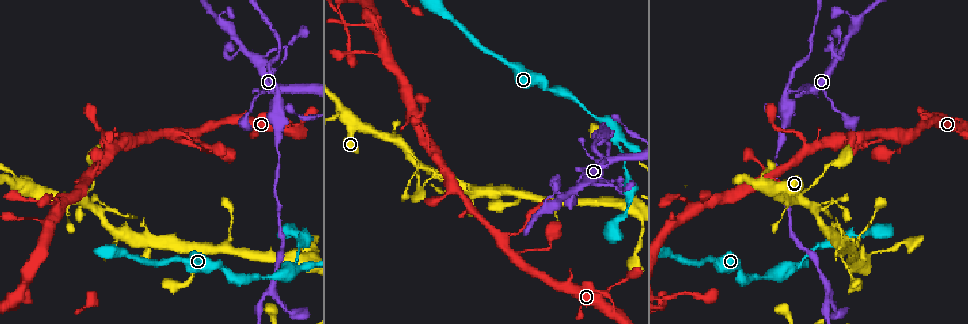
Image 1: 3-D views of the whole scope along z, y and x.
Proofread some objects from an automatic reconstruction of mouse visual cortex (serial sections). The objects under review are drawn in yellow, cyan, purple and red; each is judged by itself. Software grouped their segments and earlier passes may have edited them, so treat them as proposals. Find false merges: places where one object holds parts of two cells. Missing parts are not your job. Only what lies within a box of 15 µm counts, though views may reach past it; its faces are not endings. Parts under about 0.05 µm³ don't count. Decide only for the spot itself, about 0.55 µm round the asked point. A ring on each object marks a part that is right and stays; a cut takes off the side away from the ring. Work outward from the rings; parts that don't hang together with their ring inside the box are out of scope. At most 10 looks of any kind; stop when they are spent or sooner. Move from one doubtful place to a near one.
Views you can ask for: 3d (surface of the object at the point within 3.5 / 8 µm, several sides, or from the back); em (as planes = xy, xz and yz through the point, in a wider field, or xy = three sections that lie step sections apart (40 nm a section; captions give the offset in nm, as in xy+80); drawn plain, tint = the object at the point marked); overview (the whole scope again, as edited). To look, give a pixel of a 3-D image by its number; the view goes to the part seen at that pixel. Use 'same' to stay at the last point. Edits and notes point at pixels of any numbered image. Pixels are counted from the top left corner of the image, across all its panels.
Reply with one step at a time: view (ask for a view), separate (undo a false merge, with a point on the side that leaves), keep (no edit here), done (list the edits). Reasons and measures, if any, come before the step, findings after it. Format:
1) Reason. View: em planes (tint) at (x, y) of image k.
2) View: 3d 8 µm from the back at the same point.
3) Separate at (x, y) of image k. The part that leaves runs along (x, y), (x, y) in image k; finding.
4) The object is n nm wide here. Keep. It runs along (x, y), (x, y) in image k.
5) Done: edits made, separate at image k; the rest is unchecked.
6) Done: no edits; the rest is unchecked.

Arms part here. View: 3d 8 µm at (803, 200) of image 1.

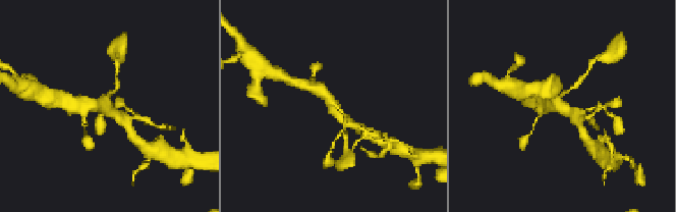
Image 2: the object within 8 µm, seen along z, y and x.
View: 3d 3.5 µm at (104, 106) of image 2.

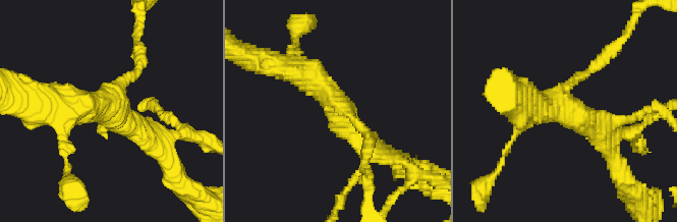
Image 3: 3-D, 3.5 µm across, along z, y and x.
3 arms meet here; the arms are 150, 350, 400 nm wide. View: em xy step 5 (tint) at (335, 106) of image 3.

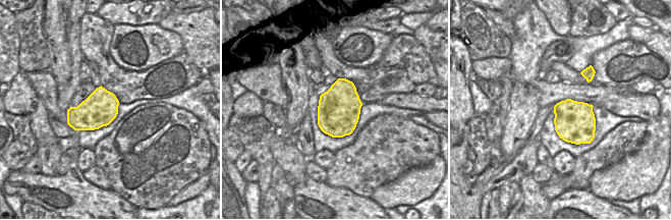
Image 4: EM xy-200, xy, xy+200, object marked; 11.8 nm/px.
Keep. One cell here.

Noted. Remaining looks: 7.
Thin neck. View: 3d 3.5 µm at (148, 248) of image 1.

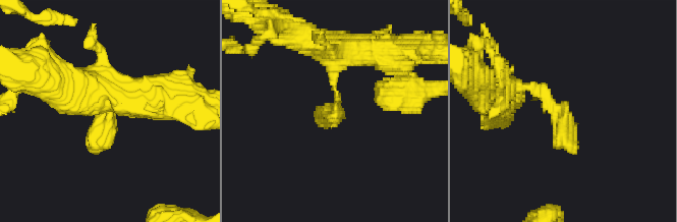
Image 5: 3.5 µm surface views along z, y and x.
View: em xy step 3 (tint) at (552, 107) of image 5.

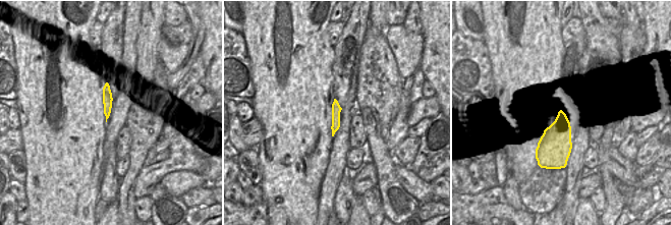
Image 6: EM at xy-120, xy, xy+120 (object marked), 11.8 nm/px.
Keep. It runs along (106, 88), (107, 113) in image 6; continuous, no second cell.

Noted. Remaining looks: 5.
Calibre changes. View: 3d 3.5 µm at (505, 236) of image 1.

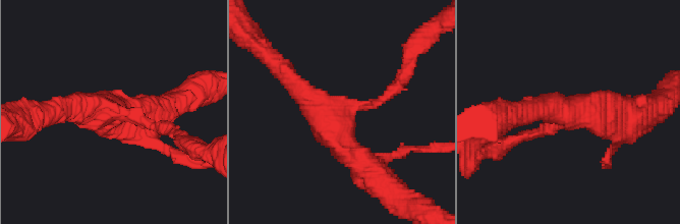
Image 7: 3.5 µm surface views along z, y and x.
3 arms meet here; the arms are 150, 350, 450 nm wide; need the tissue. View: em xy step 5 (tint) at (344, 113) of image 7.

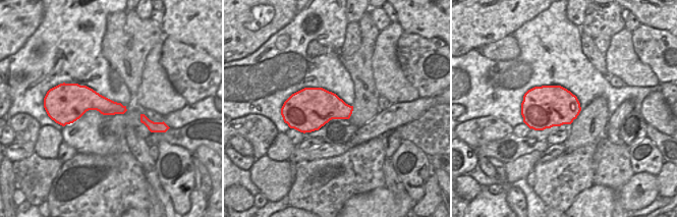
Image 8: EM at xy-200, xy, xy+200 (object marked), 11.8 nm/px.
Keep. It runs along (377, 178), (286, 76) in image 7; one cell here.

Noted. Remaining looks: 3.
Thick turns thin. View: 3d 3.5 µm at (226, 248) of image 1.

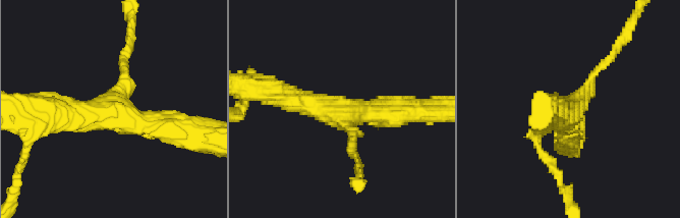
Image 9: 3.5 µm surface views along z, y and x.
Need the tissue. View: em xy step 3 (plain) at (338, 111) of image 9.

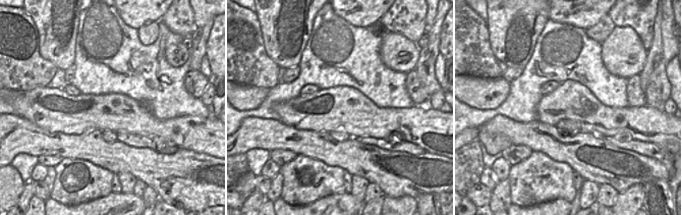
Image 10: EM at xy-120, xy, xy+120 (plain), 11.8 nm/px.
View: em xy step 3 (tint) at the same point.

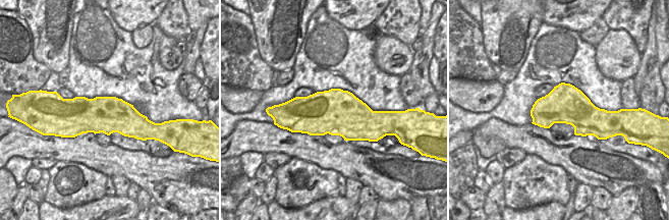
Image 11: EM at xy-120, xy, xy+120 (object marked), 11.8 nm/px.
3 arms meet here. Keep. It runs along (274, 93), (327, 110), (405, 110) in image 9; one cell here.

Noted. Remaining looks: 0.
Done: no edits; the rest is unchecked.

